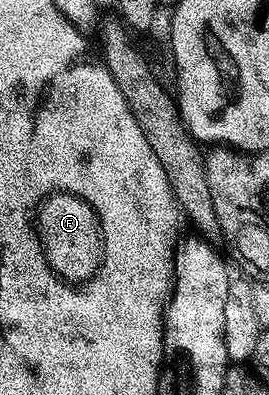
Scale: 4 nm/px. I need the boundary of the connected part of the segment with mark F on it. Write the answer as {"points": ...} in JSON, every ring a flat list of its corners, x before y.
{"points":[[63,191,47,195,35,210,35,226,47,263,55,274,71,285,89,278,99,262,98,231,87,206]]}

